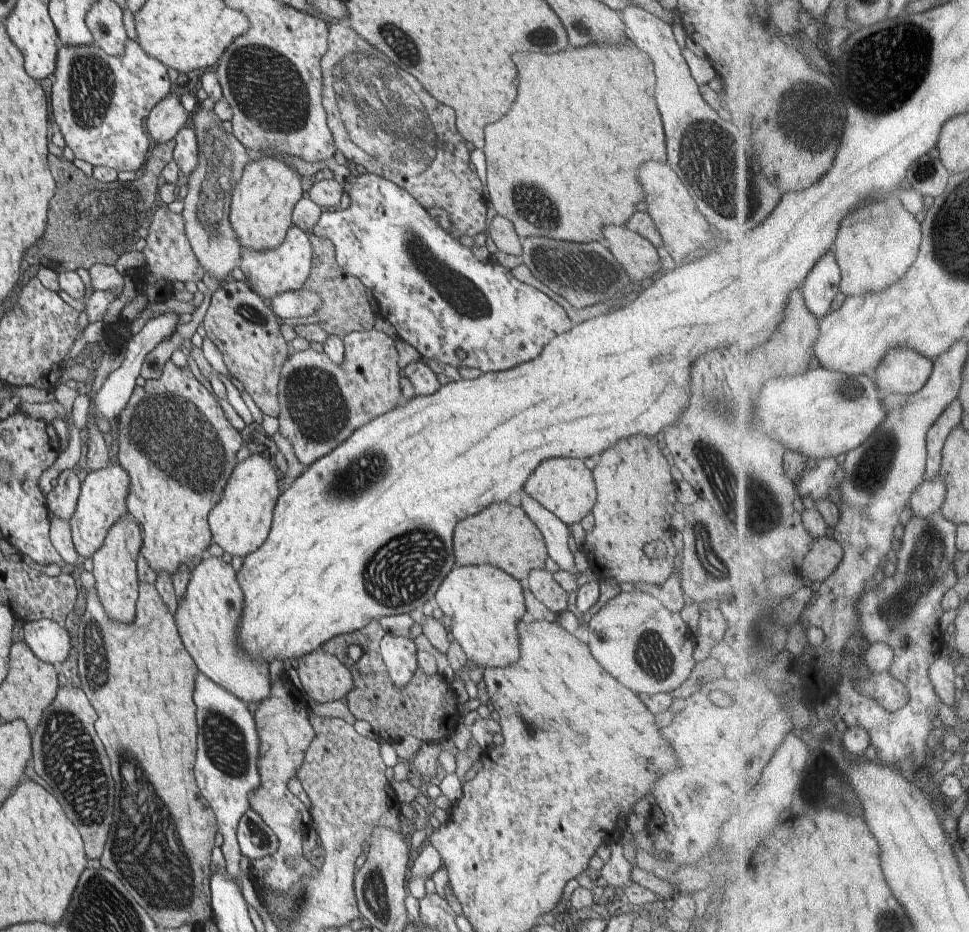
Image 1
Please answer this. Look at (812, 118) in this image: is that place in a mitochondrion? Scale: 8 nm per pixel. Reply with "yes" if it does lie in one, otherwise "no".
yes

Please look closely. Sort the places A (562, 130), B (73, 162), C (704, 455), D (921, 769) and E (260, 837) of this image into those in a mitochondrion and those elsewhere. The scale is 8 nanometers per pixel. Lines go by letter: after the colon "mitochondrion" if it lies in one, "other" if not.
A: other
B: other
C: mitochondrion
D: other
E: mitochondrion

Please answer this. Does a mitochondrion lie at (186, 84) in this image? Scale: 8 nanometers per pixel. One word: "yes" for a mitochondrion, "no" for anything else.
no

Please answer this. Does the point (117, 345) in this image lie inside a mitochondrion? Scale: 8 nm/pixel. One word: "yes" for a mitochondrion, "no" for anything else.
no

